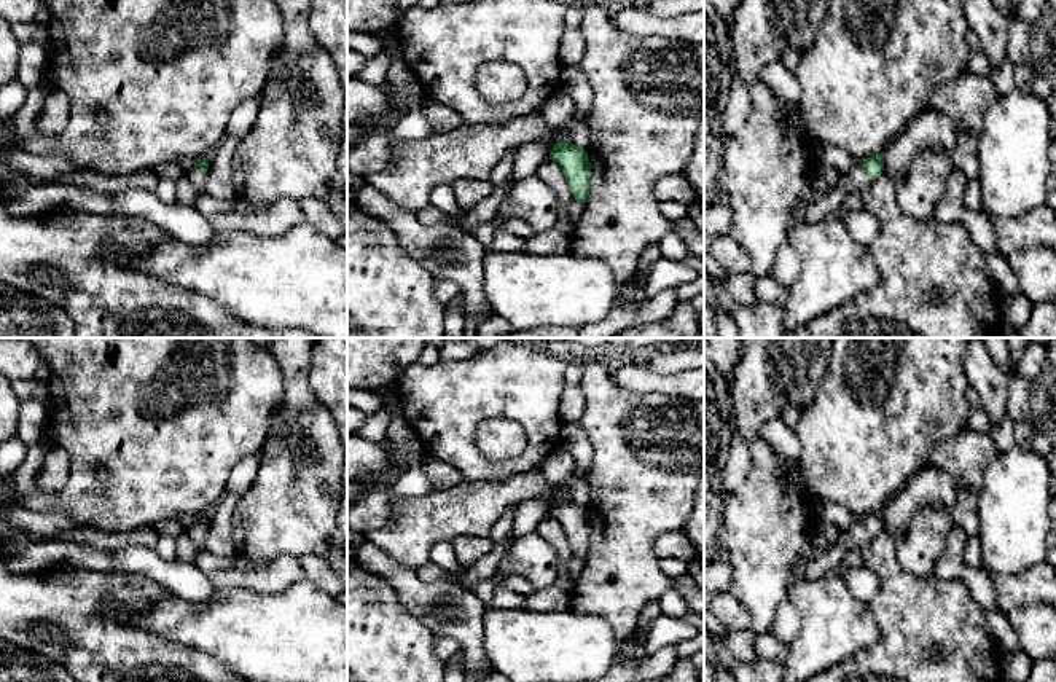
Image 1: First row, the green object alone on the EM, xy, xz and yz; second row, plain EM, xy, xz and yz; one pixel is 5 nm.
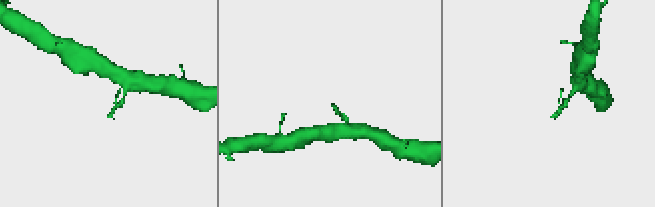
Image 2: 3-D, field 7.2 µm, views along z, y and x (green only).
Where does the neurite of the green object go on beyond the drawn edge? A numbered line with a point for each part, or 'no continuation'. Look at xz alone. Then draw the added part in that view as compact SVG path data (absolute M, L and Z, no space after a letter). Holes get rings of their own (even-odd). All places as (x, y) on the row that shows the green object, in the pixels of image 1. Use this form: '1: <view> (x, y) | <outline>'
no continuation

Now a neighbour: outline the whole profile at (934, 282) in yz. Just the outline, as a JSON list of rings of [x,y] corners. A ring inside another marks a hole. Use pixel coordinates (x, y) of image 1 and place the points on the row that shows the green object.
[[[927,108],[884,150],[884,170],[860,190],[865,209],[881,221],[881,231],[870,245],[879,268],[879,284],[851,301],[819,316],[806,325],[808,338],[999,338],[1003,327],[999,317],[999,296],[984,265],[984,255],[975,245],[972,234],[962,223],[941,223],[938,220],[916,220],[905,215],[897,202],[897,177],[903,174],[913,158],[927,150],[940,148],[952,153],[956,147],[957,123],[937,110]]]

